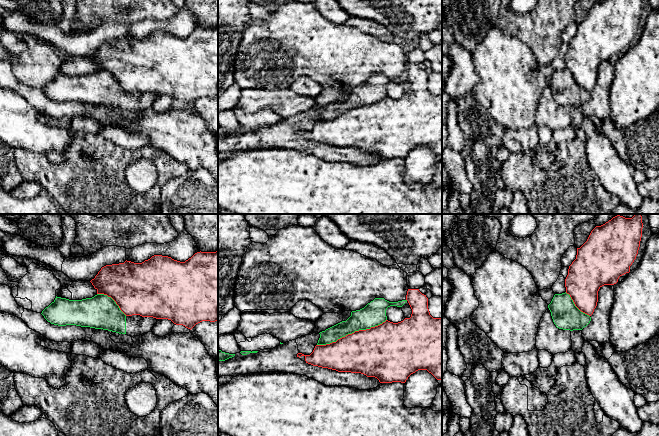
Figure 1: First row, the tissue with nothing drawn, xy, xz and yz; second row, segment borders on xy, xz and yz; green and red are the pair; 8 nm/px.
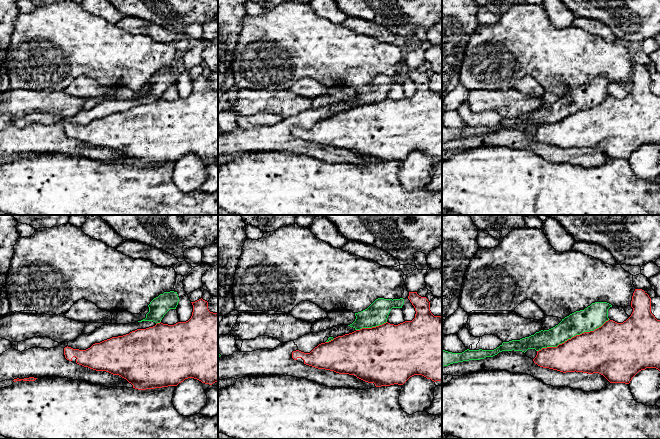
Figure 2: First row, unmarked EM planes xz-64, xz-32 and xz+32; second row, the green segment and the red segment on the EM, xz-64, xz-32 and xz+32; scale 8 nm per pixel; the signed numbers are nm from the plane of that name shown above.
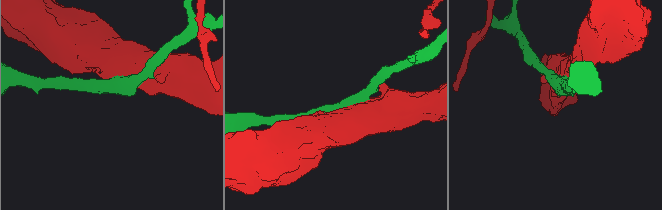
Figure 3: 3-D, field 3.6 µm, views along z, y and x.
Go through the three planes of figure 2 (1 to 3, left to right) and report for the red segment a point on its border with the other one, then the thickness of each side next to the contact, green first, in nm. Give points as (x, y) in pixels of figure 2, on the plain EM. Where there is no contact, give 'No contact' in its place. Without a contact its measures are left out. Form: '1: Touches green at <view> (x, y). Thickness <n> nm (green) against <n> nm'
1: Touches green at xz-64 (158, 98). Thickness 160 nm (green) against 460 nm
2: Touches green at xz-32 (371, 103). Thickness 180 nm (green) against 480 nm
3: Touches green at xz+32 (573, 112). Thickness 190 nm (green) against 360 nm

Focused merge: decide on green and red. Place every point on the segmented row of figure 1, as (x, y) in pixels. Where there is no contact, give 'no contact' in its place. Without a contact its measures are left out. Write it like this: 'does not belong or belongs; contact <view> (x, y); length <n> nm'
does not belong; contact xz (351, 333); length 600 nm

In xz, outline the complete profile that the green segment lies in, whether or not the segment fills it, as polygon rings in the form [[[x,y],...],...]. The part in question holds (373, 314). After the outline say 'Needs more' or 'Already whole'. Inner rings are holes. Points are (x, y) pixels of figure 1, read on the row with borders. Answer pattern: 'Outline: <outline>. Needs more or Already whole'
Outline: [[[375,298],[364,308],[351,312],[351,316],[325,331],[320,332],[317,345],[326,345],[352,334],[355,331],[370,329],[387,320],[386,310],[390,306],[402,307],[407,300],[389,302],[384,298]]]. Already whole

